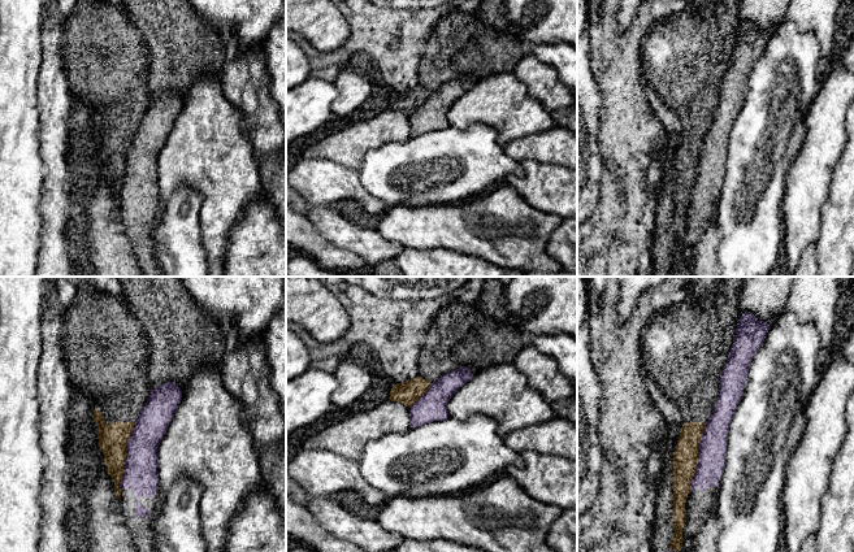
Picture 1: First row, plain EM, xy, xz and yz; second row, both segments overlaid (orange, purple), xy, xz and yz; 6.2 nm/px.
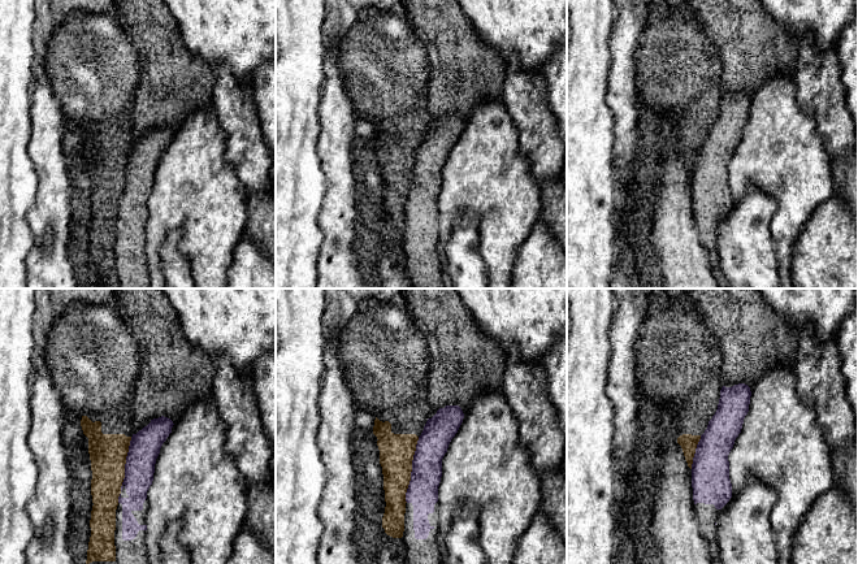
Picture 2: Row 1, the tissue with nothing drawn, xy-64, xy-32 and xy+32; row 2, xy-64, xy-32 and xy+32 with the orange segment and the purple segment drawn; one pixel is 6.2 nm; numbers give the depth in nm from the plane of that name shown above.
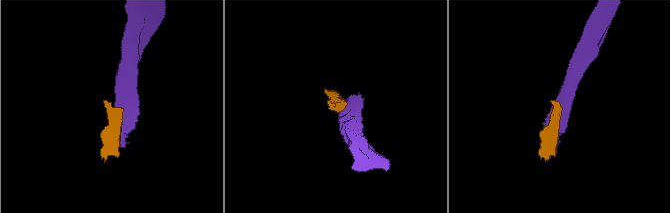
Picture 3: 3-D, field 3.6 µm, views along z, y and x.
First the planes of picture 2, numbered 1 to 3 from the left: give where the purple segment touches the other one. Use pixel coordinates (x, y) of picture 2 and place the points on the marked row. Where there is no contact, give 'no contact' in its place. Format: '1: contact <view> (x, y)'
1: contact xy-64 (125, 463)
2: contact xy-32 (411, 469)
3: contact xy+32 (694, 452)

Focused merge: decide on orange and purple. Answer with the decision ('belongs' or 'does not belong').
does not belong

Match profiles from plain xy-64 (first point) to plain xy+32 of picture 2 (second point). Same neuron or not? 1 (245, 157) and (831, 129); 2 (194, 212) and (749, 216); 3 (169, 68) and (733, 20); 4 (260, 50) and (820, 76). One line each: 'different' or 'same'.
1: same
2: different
3: same
4: different

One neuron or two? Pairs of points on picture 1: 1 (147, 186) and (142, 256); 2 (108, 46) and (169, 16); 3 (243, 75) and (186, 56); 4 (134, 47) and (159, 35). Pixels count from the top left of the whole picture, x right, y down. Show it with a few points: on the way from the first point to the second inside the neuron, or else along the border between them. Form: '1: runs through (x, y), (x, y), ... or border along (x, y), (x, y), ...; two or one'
1: runs through (142, 203), (142, 239); one
2: border along (129, 13), (147, 43), (151, 59); two
3: border along (226, 39), (225, 60), (220, 75); two
4: border along (131, 14), (131, 21), (147, 43), (148, 72); two

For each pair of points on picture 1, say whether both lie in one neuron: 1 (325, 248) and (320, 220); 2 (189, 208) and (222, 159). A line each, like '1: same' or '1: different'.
1: different
2: different

